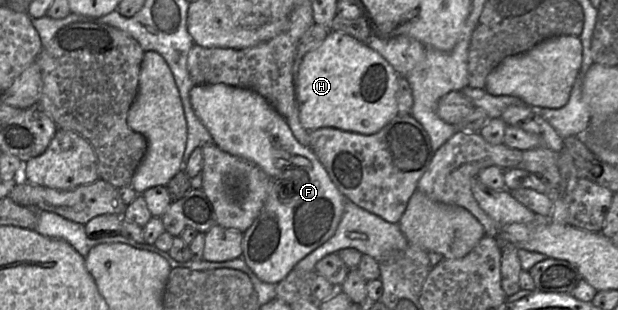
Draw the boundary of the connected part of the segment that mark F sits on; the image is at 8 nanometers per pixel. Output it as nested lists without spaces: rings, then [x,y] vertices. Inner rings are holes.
[[[203,84],[191,89],[190,100],[196,116],[211,134],[214,144],[231,155],[253,162],[271,178],[259,215],[243,233],[242,257],[261,281],[277,284],[300,260],[332,237],[343,215],[346,198],[313,151],[297,141],[285,118],[257,92],[225,84]],[[287,178],[290,180],[279,190],[279,179]]]

